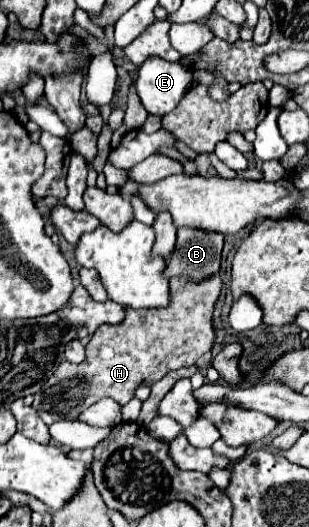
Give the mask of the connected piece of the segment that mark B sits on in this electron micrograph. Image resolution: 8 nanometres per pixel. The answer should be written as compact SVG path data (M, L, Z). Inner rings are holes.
M181 226L175 252L167 264L167 278L185 276L197 282L219 272L221 250L223 234Z

